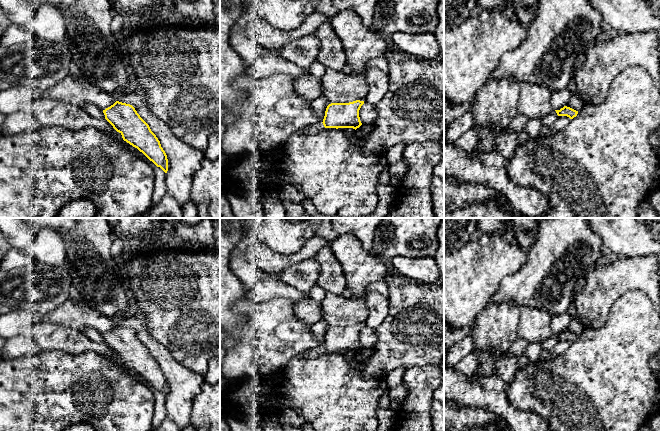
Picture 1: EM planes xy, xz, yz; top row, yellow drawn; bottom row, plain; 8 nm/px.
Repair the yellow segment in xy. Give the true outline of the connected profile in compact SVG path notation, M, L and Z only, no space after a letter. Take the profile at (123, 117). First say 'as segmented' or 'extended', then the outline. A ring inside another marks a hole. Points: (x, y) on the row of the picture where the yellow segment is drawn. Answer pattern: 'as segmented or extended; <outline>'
as segmented; M116 101L103 110L103 113L105 119L122 135L124 141L137 148L167 173L168 159L160 141L132 105Z

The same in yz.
as segmented; M564 106L560 110L555 110L555 111L556 111L558 116L567 116L570 119L573 119L578 114L578 111L576 111L570 107L567 107L567 106Z

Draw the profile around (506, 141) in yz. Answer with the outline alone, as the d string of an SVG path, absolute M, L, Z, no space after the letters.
M508 128L495 131L496 150L509 162L515 156L516 147L518 145L517 135L515 132L509 131Z

